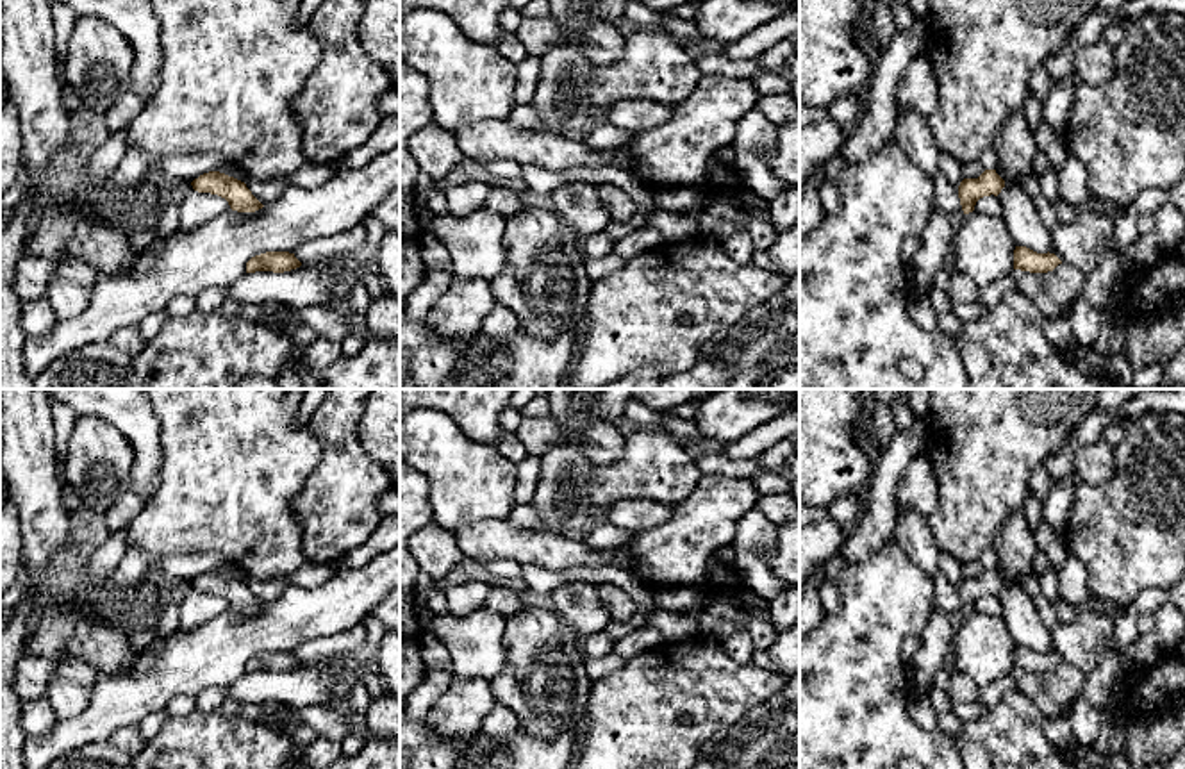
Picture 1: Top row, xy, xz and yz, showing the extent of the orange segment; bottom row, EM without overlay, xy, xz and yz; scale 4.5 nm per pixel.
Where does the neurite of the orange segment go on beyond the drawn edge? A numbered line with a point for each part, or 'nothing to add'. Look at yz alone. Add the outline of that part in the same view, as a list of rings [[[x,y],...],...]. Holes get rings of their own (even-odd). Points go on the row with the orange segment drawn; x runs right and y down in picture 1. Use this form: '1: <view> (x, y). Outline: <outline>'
1: yz (1016, 145). Outline: [[[1023,109],[1015,111],[998,130],[992,150],[999,155],[996,173],[1005,184],[1030,173],[1037,152],[1035,132],[1028,127]]]

